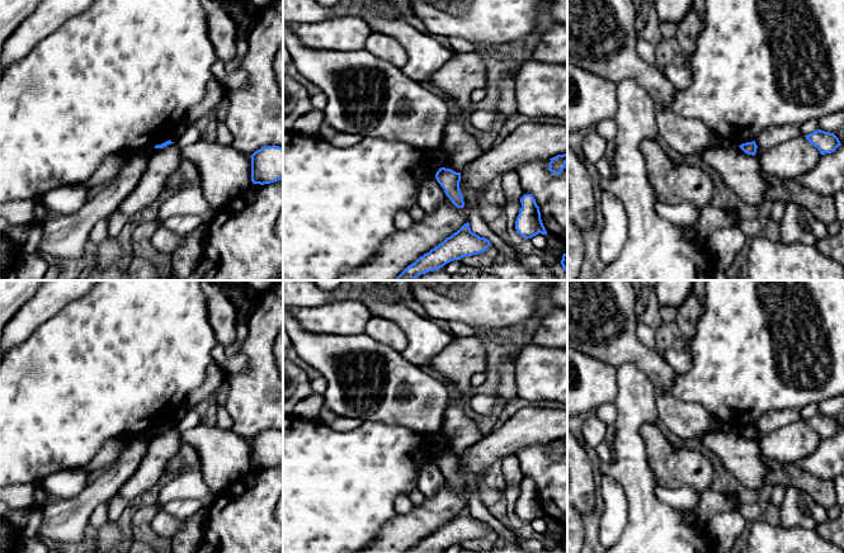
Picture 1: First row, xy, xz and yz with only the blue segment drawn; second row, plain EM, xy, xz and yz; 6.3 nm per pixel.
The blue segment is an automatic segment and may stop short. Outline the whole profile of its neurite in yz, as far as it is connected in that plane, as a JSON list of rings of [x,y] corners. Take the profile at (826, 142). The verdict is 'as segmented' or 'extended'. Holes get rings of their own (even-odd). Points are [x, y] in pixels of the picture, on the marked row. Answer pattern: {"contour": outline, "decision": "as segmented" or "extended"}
{"contour": [[[817,129],[805,137],[820,151],[821,155],[831,153],[841,145],[839,138],[834,133],[821,129]]], "decision": "as segmented"}

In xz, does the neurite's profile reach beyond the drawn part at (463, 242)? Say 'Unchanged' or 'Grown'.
Unchanged

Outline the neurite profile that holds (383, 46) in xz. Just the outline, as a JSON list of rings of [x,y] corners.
[[[372,32],[364,49],[400,68],[407,63],[404,47],[395,38],[383,33]]]

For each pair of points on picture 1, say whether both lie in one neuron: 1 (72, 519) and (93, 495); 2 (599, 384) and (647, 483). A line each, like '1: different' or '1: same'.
1: same
2: different

